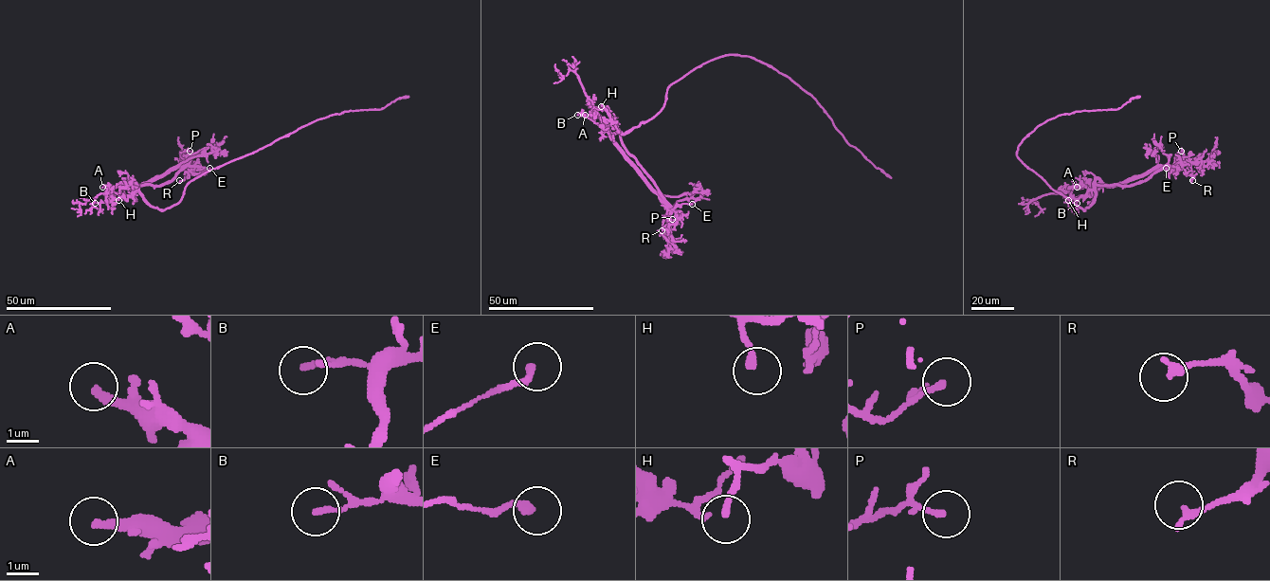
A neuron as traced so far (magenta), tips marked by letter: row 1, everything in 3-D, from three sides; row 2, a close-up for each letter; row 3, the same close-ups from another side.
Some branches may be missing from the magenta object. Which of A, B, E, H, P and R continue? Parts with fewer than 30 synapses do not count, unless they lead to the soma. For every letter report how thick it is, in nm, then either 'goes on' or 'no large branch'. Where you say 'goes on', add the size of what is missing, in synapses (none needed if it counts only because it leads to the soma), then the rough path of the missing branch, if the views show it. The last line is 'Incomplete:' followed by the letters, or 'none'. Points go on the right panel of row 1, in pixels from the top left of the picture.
A: 280 nm thick; goes on; about 45 synapses
B: 170 nm thick; no large branch
E: 200 nm thick; no large branch
H: 200 nm thick; no large branch
P: 170 nm thick; no large branch
R: 260 nm thick; no large branch
Incomplete: A

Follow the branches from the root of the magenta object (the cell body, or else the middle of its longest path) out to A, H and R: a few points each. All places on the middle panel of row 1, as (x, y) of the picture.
A: (685, 75), (668, 87), (664, 104), (659, 112), (625, 133), (616, 133), (610, 137), (606, 130), (585, 115)
H: (685, 75), (668, 87), (664, 104), (659, 112), (625, 133), (618, 129), (601, 106)
R: (685, 75), (668, 87), (664, 104), (659, 112), (620, 134), (623, 146), (675, 212), (676, 223), (662, 230)

